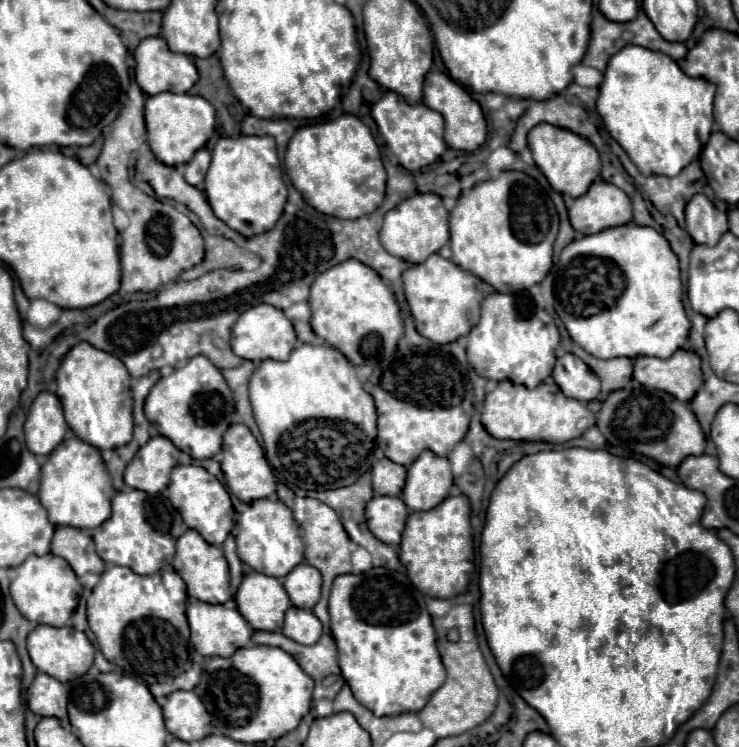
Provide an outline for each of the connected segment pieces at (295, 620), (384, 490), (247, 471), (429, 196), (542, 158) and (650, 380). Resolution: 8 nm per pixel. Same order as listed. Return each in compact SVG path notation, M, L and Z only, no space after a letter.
M291 607L285 617L283 635L297 641L297 643L313 645L321 637L321 621L313 615L311 609Z
M379 459L371 471L373 475L373 491L375 495L391 495L397 497L405 485L405 467L397 465L389 459Z
M231 425L227 429L227 433L223 435L223 459L221 459L221 469L225 473L225 483L229 487L229 491L249 503L255 499L263 499L263 497L273 497L275 495L275 475L265 459L265 453L261 449L261 445L257 443L257 439L251 435L251 431L247 429L247 425Z
M417 193L401 201L395 209L385 215L383 227L379 231L381 245L395 257L405 259L407 263L423 263L429 255L437 253L449 241L449 225L447 225L447 209L441 203L441 197L435 193Z
M539 123L529 131L529 149L533 153L537 167L549 179L551 187L559 193L581 197L601 173L601 159L597 149L587 139L571 133L569 129L555 127L549 123Z
M675 351L669 359L637 357L635 381L649 389L663 389L679 401L691 401L699 385L703 385L701 359L695 351Z

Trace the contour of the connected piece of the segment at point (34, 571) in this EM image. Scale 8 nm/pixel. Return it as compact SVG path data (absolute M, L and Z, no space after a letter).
M53 553L43 557L27 557L17 567L17 577L11 581L11 597L23 617L51 627L63 627L69 621L79 603L81 591L83 587L73 569L67 565L67 561L63 561L63 557L55 557Z

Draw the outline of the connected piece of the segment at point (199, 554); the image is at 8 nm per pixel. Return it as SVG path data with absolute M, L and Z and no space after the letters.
M189 529L187 533L183 533L183 537L179 537L173 567L183 577L183 581L187 583L187 593L191 597L205 601L205 603L225 603L231 599L229 567L227 567L227 561L223 557L223 551L219 547L203 541L203 537L197 531Z

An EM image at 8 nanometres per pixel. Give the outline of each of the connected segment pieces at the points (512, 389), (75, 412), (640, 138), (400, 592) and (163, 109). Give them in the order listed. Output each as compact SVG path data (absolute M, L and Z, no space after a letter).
M501 381L499 387L485 397L481 423L495 439L565 443L569 439L581 437L587 427L593 427L595 415L587 409L585 403L567 399L551 381L545 381L535 389L513 385L511 381Z
M79 343L63 357L55 379L65 421L79 439L97 449L115 449L115 445L127 445L127 441L131 441L131 375L115 355L95 349L89 343Z
M627 45L609 59L605 79L599 87L597 113L601 115L611 137L627 151L643 175L677 175L685 165L695 161L709 139L713 127L715 85L703 77L685 75L679 65L665 53L639 45Z
M383 567L371 569L361 575L339 575L333 581L329 597L331 633L339 649L339 667L351 687L355 699L371 709L377 717L421 711L431 693L443 685L445 667L437 651L435 629L425 605L425 597L409 583L409 579L397 571Z
M165 91L145 101L145 127L147 145L155 159L165 165L183 165L211 139L215 131L215 109L203 97Z

